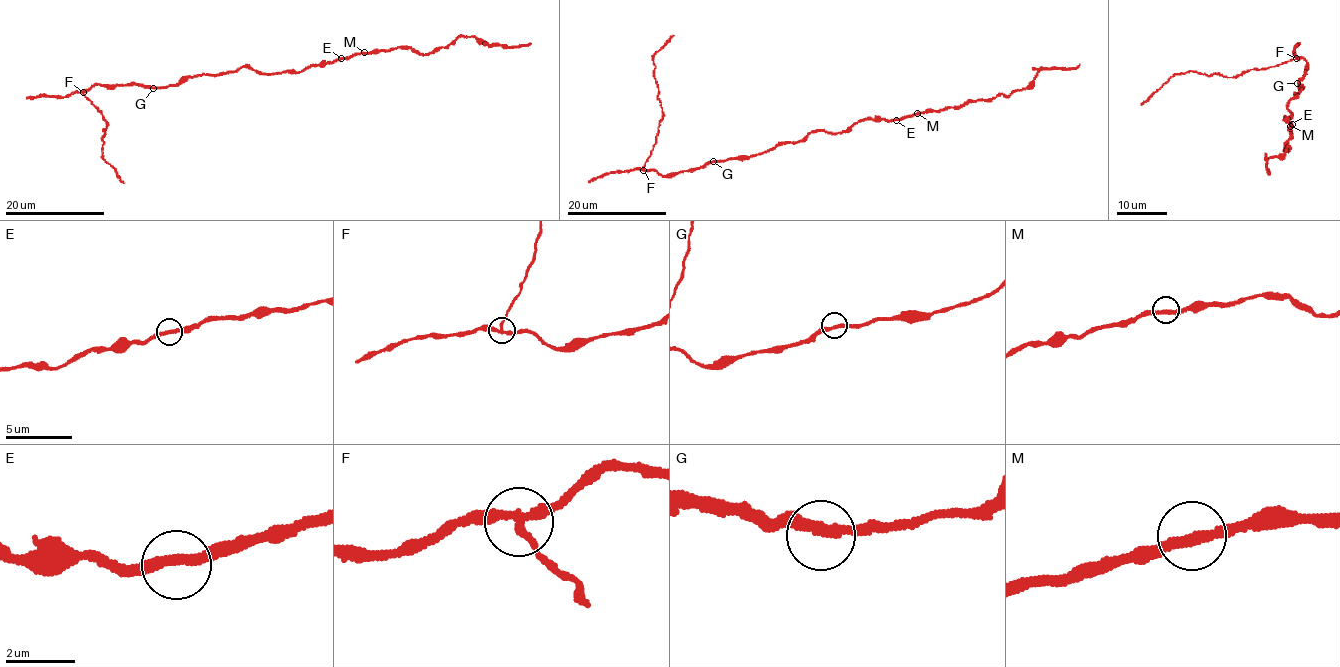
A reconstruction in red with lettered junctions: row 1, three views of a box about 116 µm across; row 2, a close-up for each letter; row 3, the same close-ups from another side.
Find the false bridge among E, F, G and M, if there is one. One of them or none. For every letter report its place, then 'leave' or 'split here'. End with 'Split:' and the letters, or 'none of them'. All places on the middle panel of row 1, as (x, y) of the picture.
E: (896, 120) | leave
F: (643, 170) | split here
G: (713, 161) | leave
M: (917, 113) | leave
Split: F

